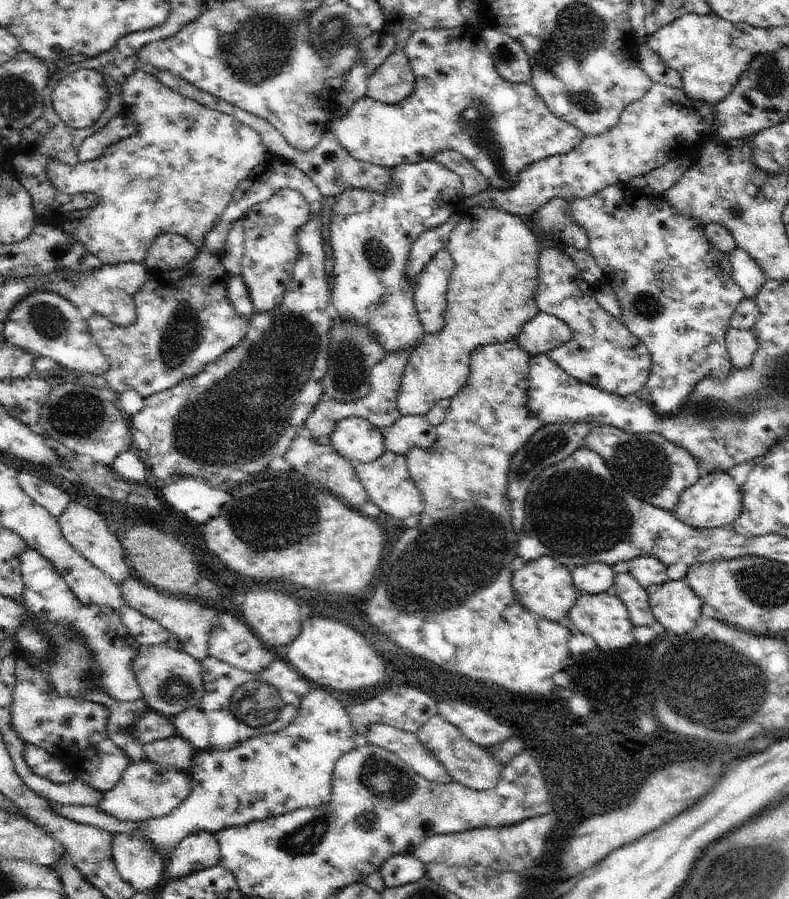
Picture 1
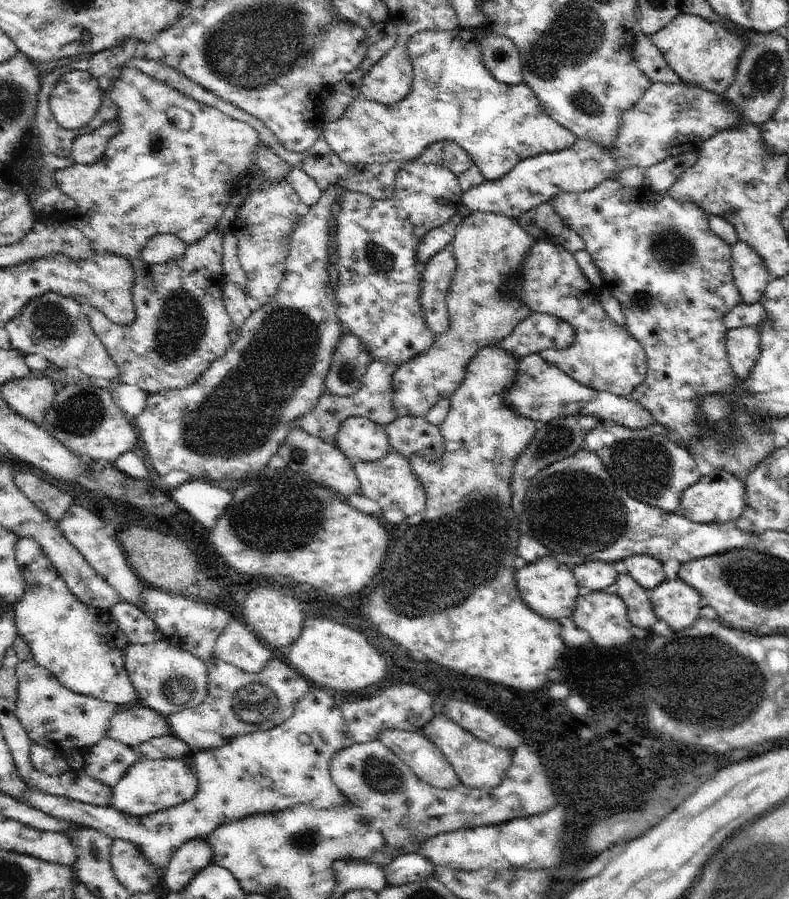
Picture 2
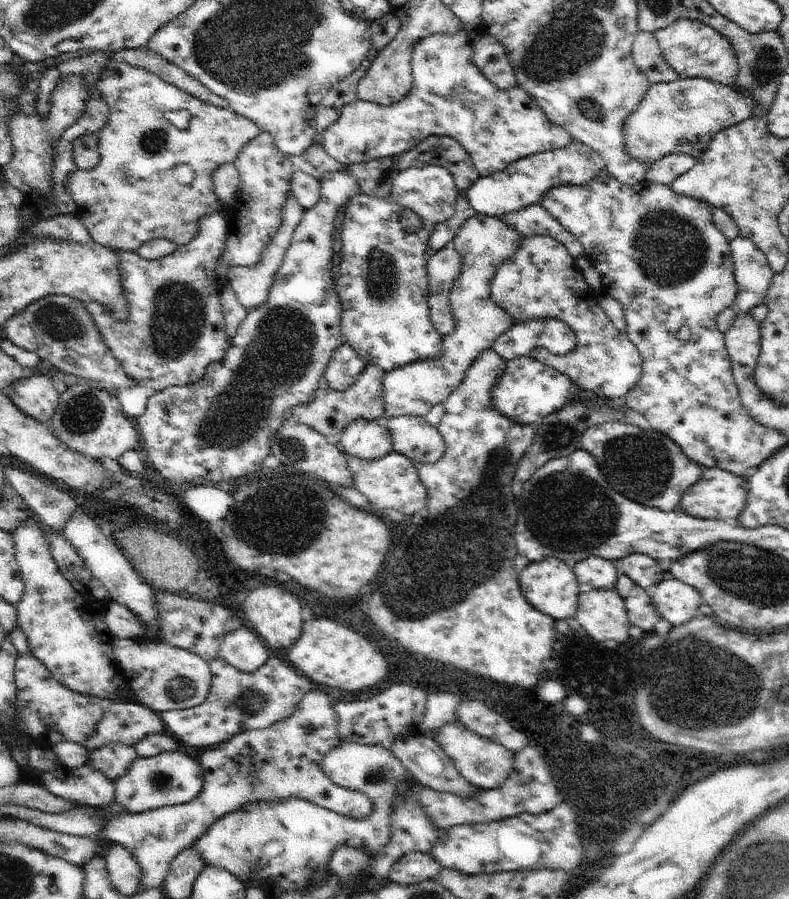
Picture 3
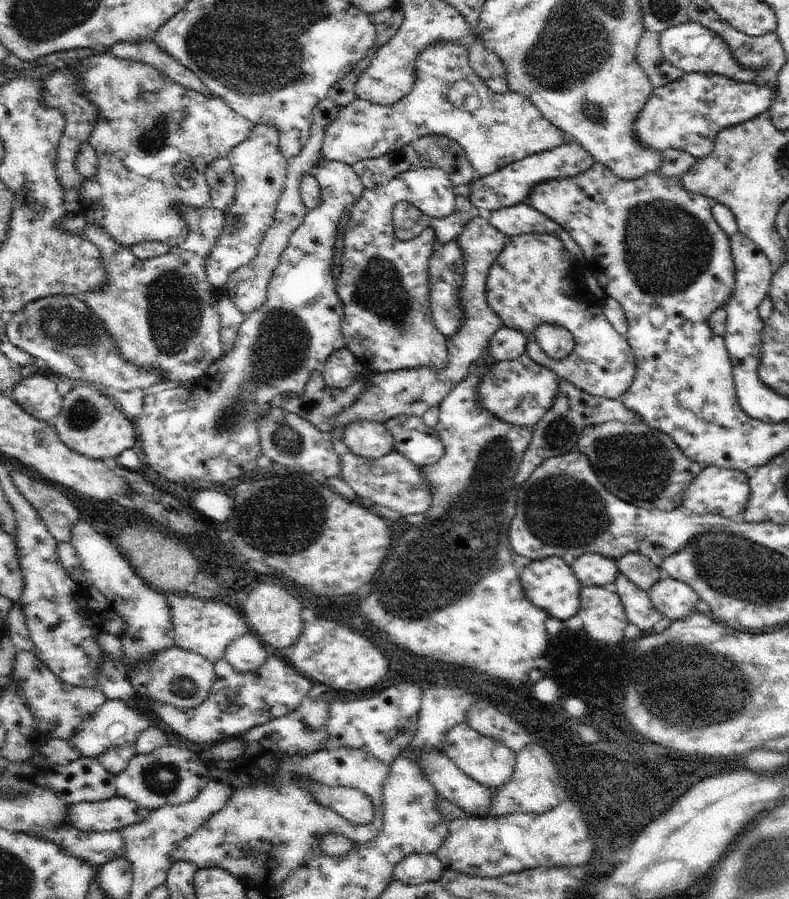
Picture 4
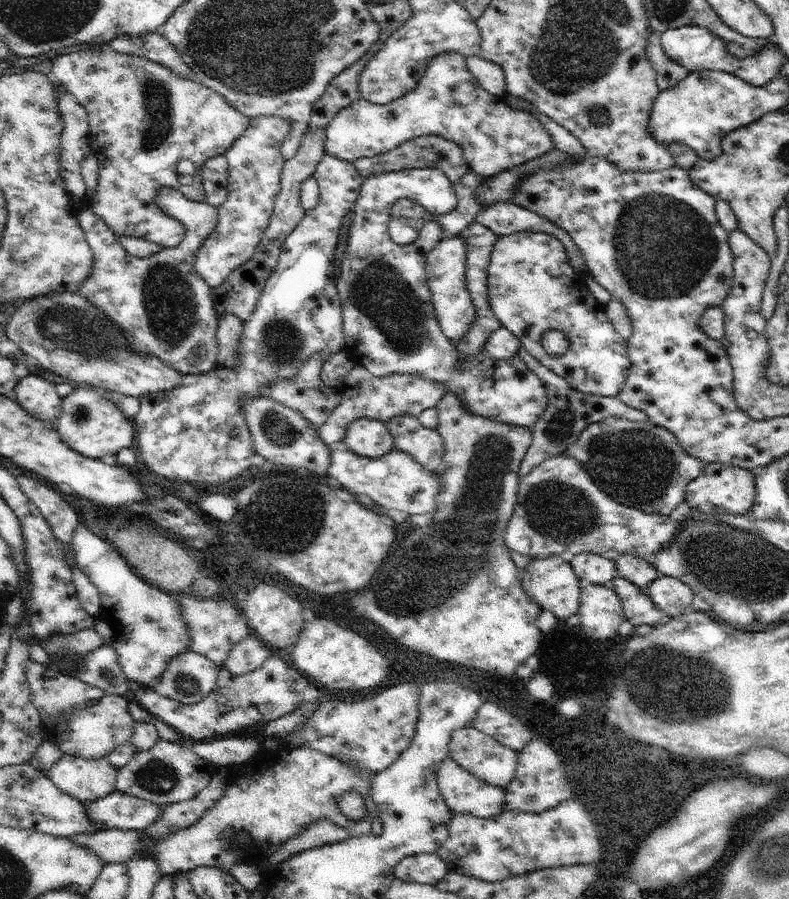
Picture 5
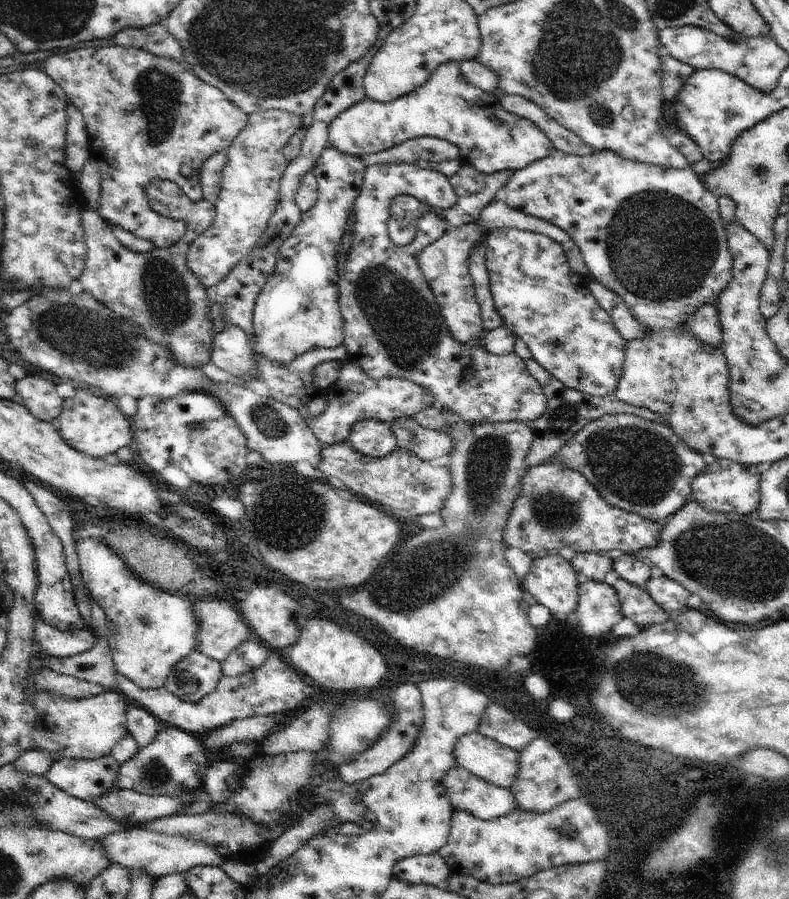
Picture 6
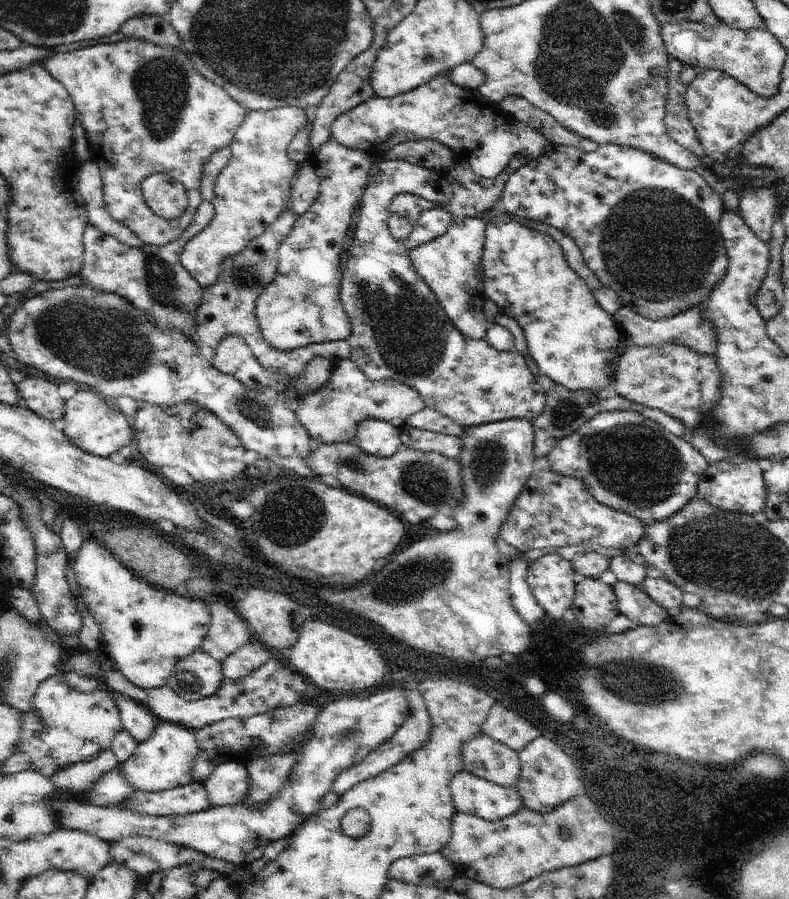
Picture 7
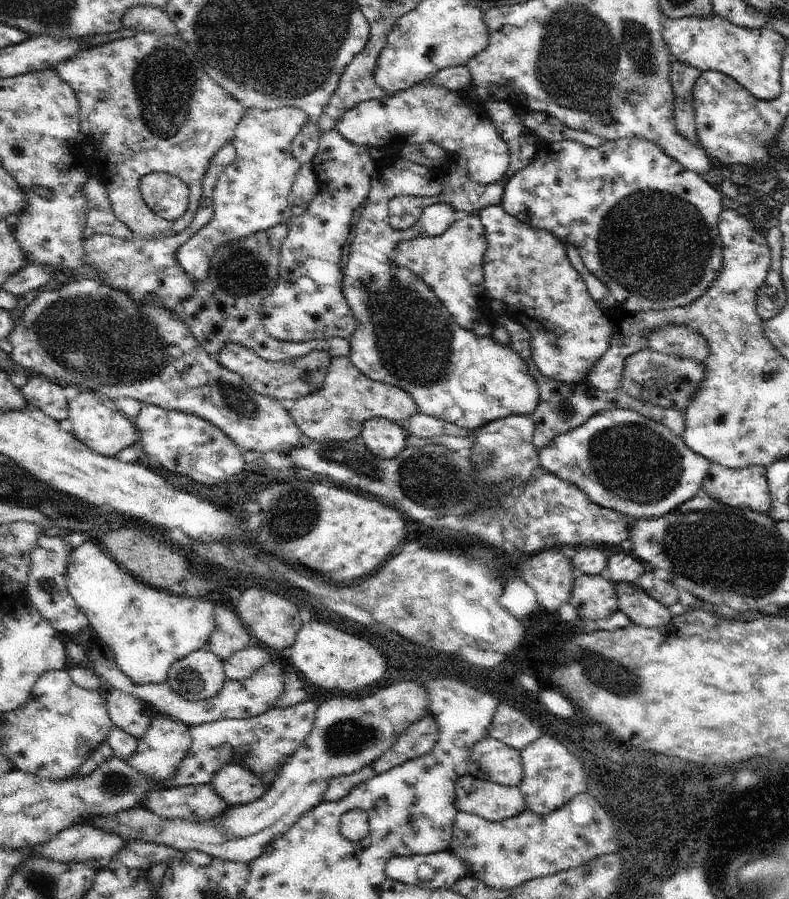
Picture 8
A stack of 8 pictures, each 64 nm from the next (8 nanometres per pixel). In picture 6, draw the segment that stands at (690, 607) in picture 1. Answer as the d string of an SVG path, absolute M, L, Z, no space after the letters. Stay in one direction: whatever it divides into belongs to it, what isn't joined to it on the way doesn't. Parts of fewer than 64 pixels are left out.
M661 576L661 578L651 578L643 590L651 596L651 600L661 606L663 612L675 612L675 610L685 610L687 602L685 598L691 594L687 588L683 588L679 582L667 578L667 576Z

